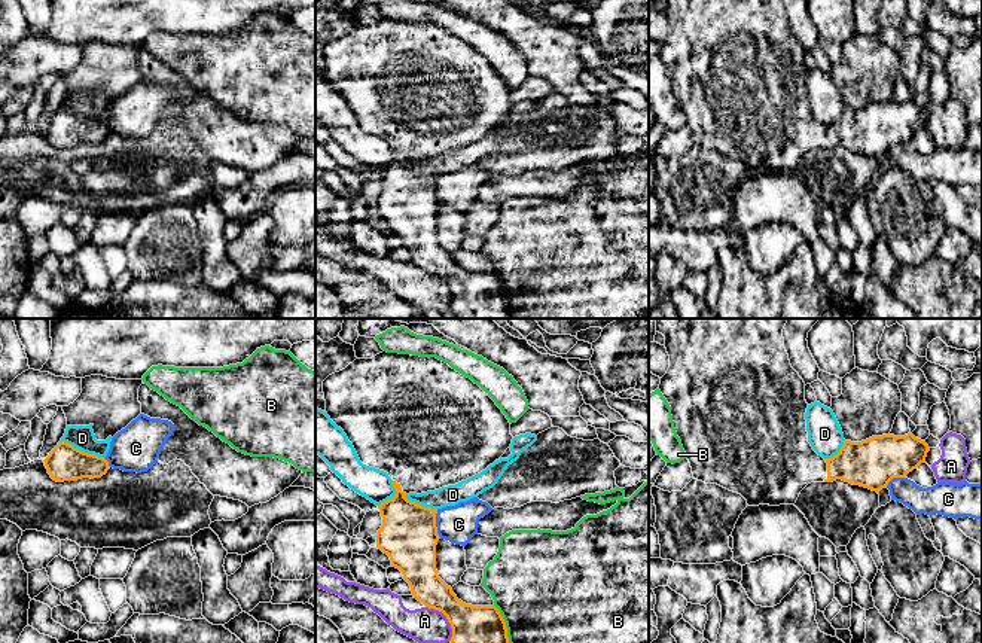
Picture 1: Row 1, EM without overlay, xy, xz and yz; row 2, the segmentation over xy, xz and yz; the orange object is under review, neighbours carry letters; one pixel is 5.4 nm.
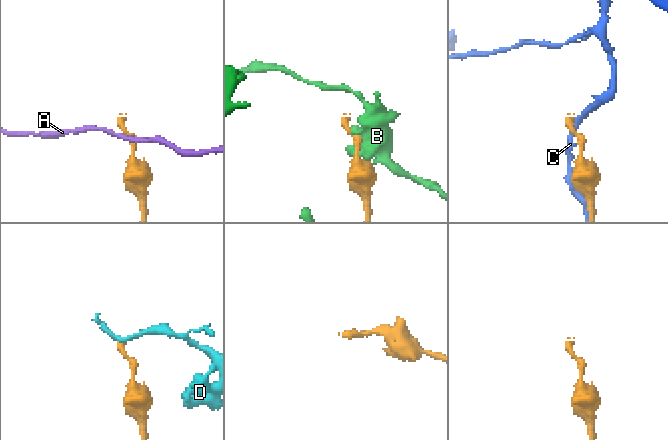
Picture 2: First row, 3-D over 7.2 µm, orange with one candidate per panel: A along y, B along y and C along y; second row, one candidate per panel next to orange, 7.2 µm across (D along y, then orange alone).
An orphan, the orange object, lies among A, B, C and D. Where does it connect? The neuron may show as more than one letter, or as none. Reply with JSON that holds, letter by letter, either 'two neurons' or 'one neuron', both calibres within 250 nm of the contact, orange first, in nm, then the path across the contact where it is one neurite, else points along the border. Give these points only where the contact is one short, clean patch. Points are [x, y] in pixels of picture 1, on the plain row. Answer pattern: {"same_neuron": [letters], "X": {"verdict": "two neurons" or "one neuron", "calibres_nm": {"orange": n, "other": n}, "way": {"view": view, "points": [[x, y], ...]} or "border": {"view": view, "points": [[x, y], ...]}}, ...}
{"same_neuron": [], "A": {"verdict": "two neurons", "calibres_nm": {"orange": 300, "other": 190}, "border": {"view": "xz", "points": [[426, 273], [439, 277], [445, 283], [451, 295], [450, 307]]}}, "B": {"verdict": "two neurons", "calibres_nm": {"orange": 300, "other": 500}}, "C": {"verdict": "two neurons", "calibres_nm": {"orange": 300, "other": 200}}, "D": {"verdict": "two neurons", "calibres_nm": {"orange": 190, "other": 130}, "border": {"view": "xy", "points": [[60, 107], [103, 124]]}}}

